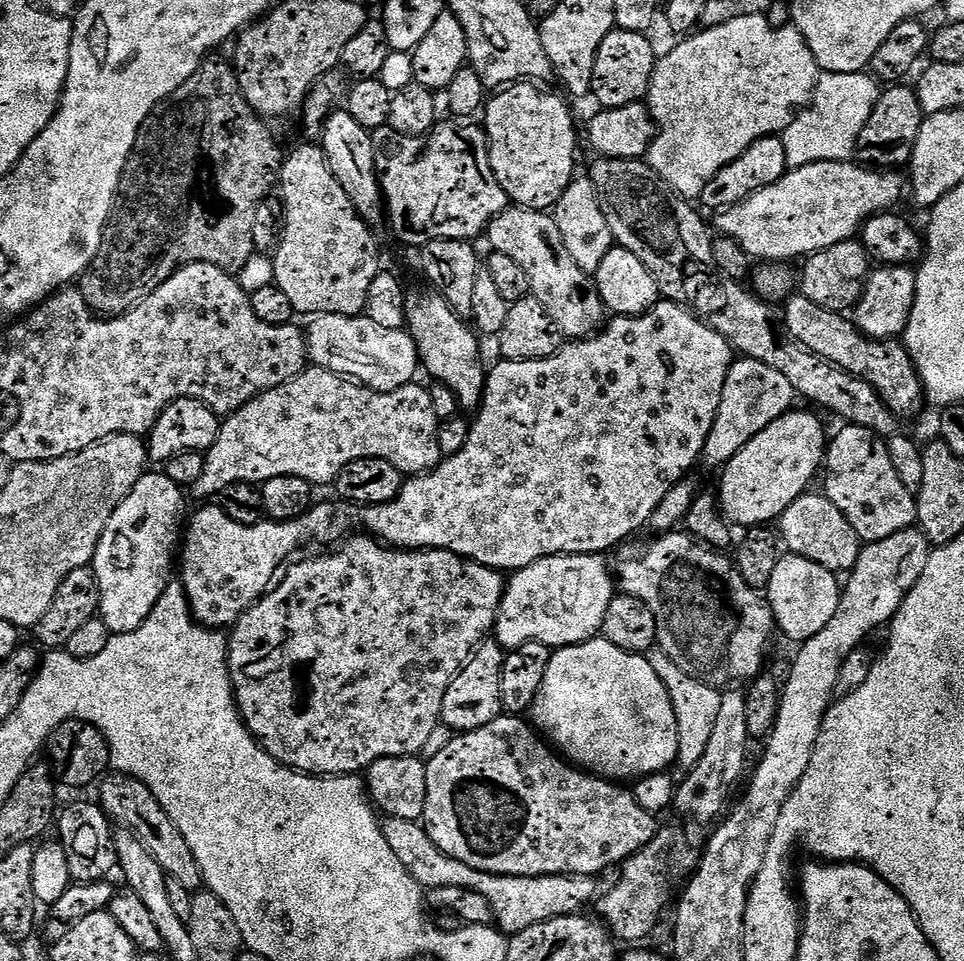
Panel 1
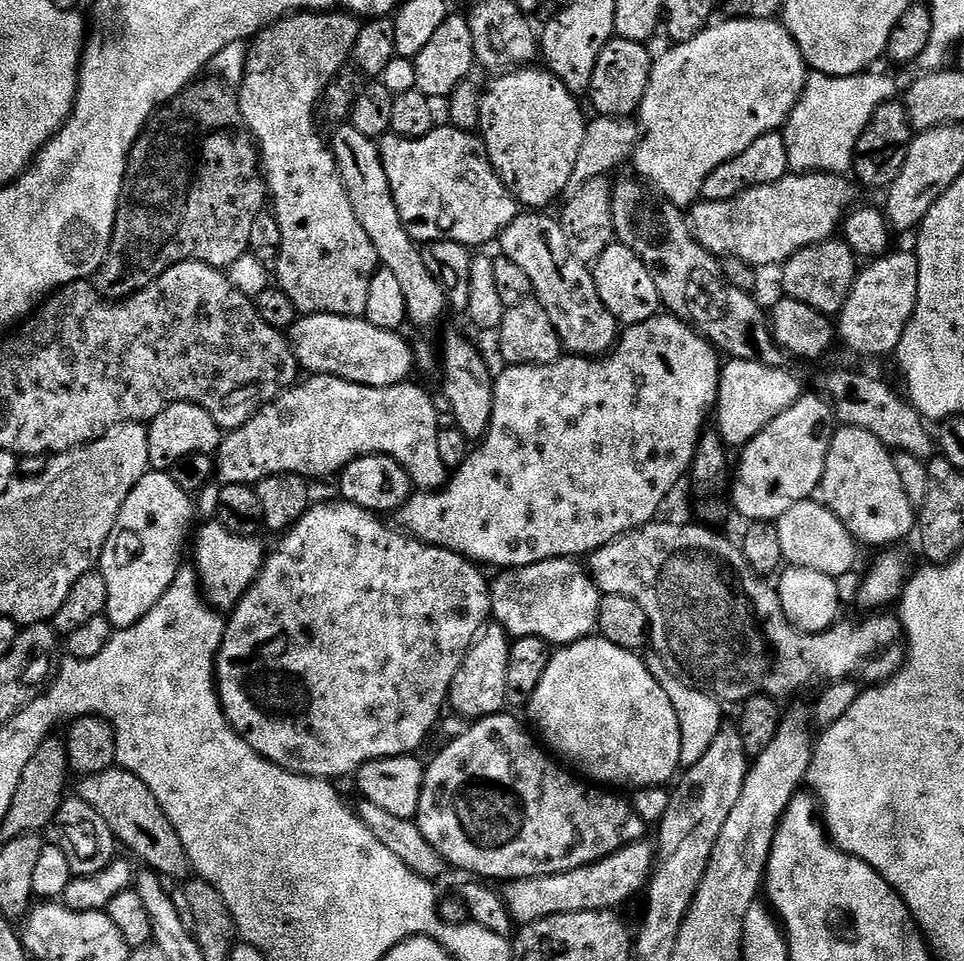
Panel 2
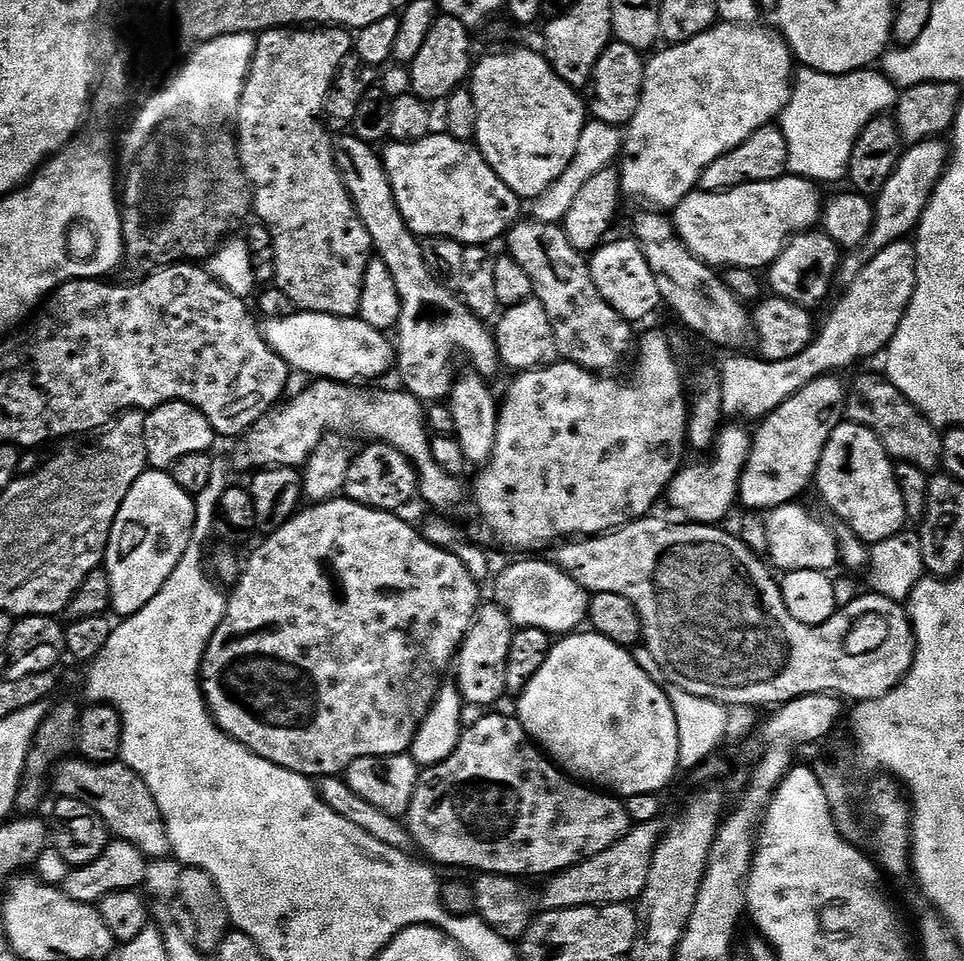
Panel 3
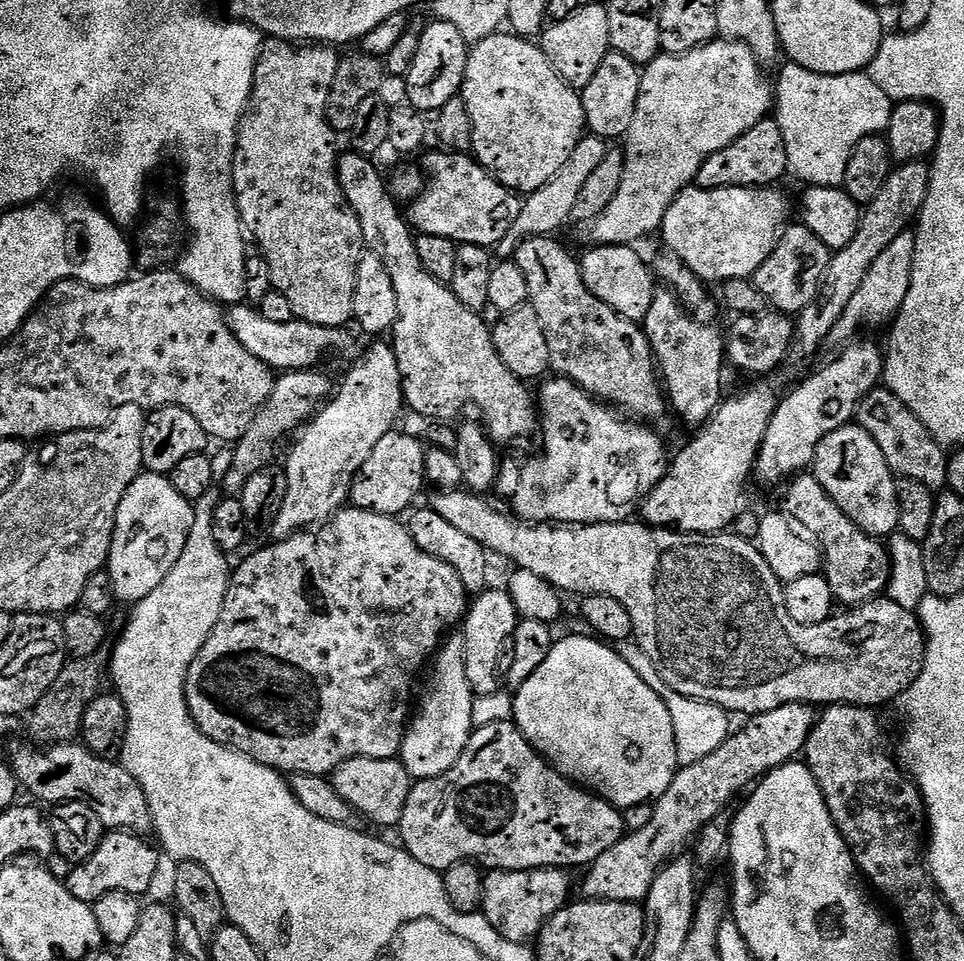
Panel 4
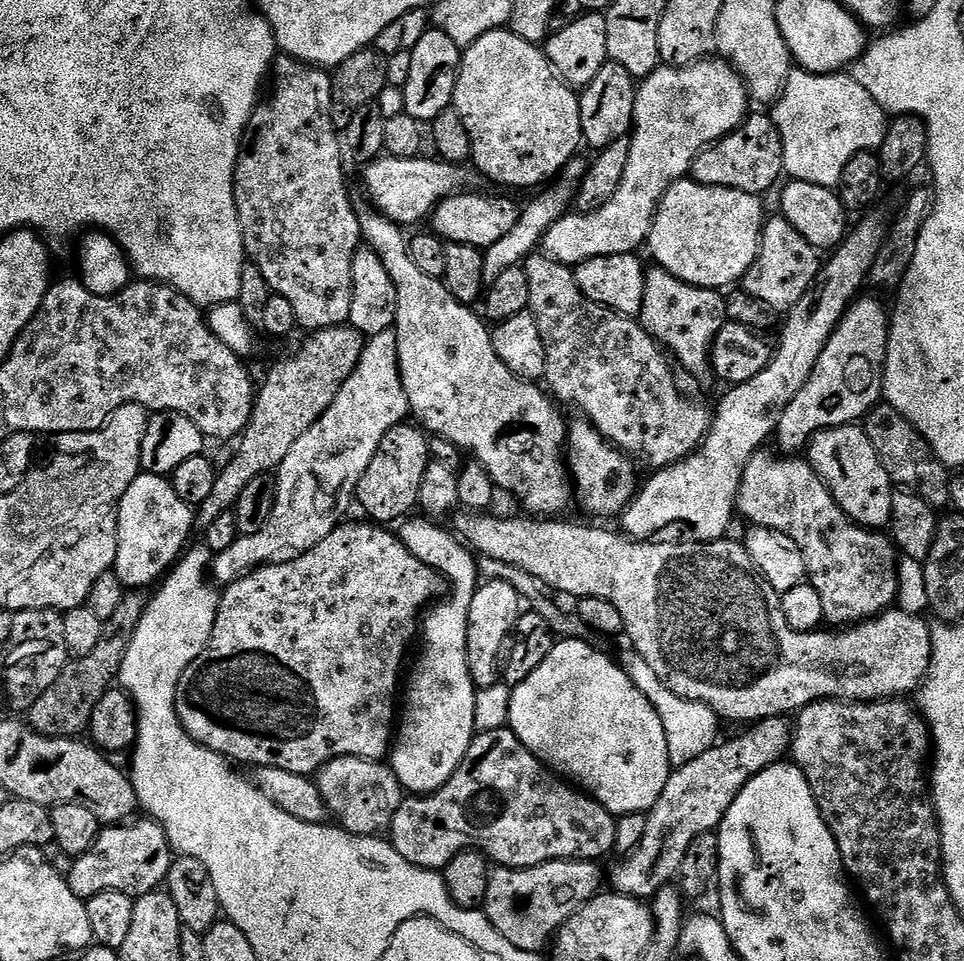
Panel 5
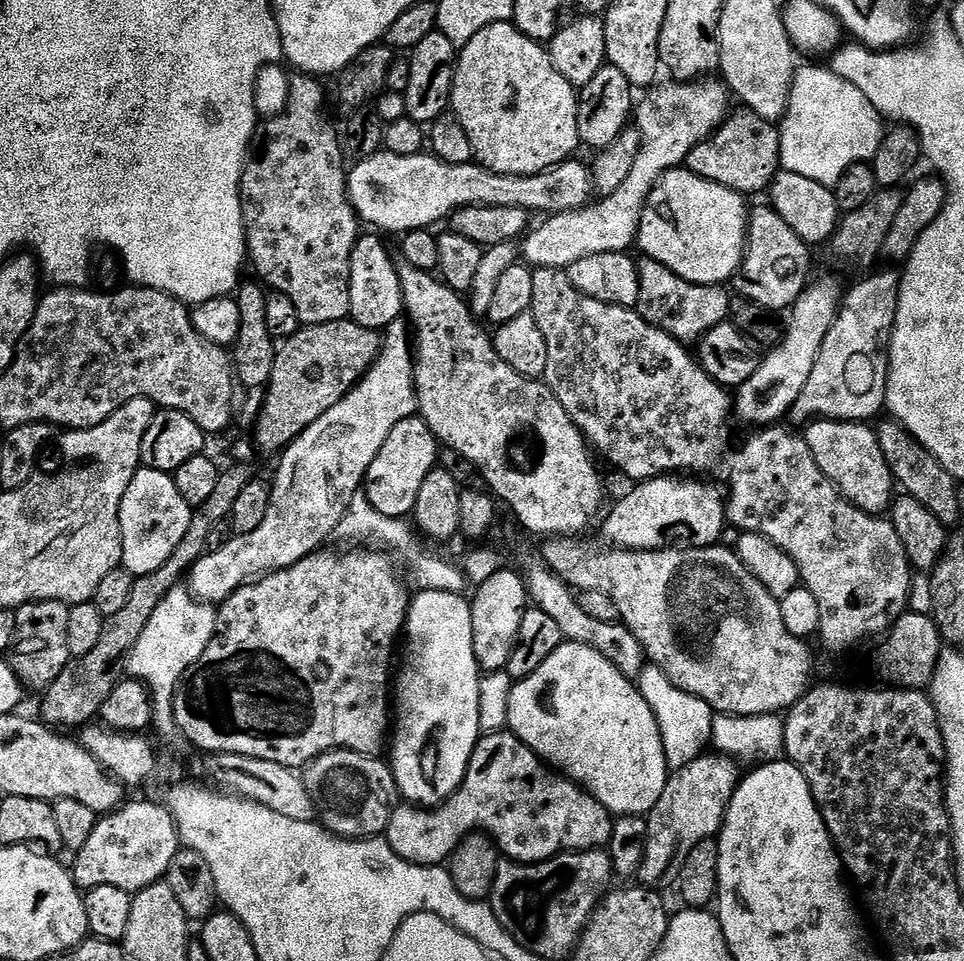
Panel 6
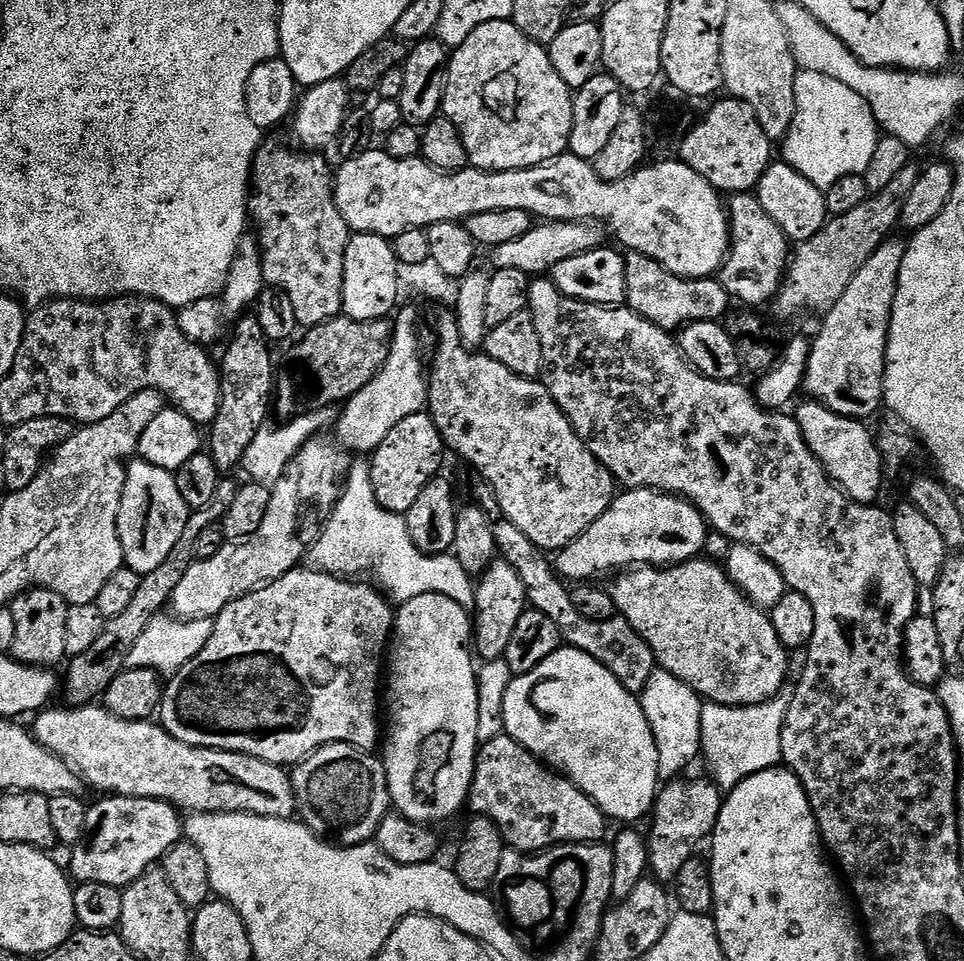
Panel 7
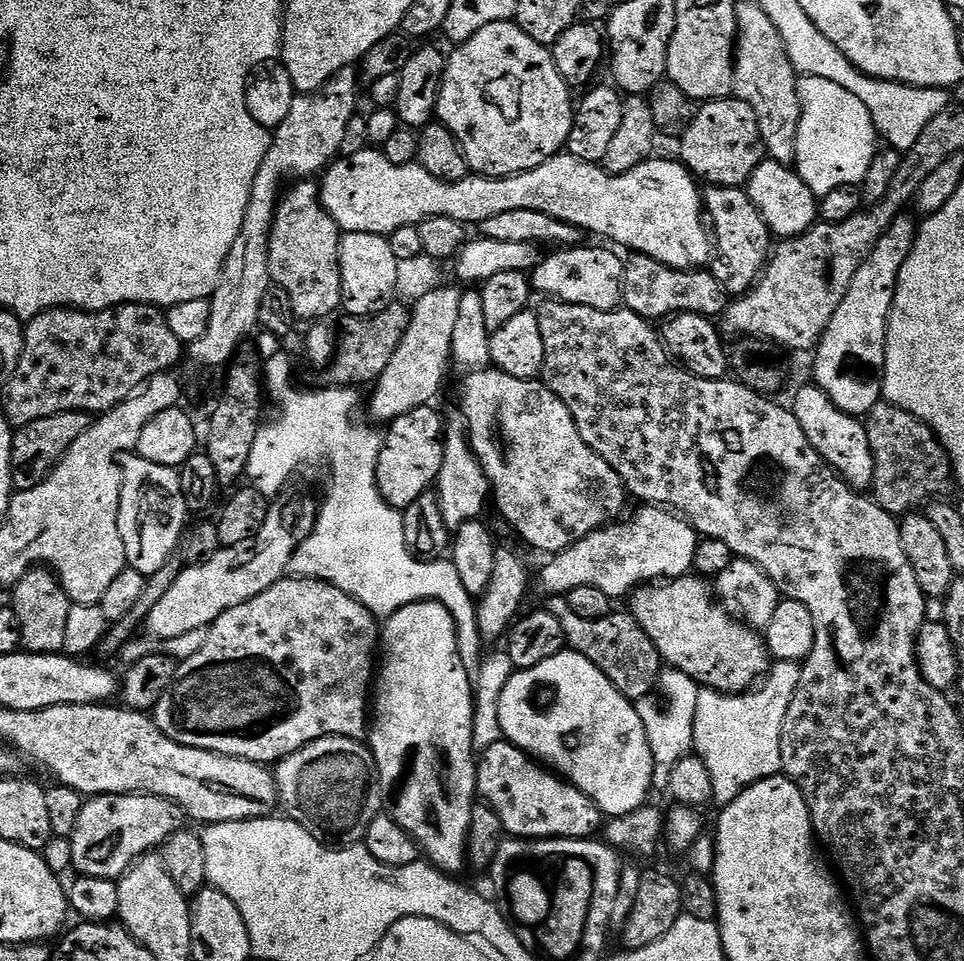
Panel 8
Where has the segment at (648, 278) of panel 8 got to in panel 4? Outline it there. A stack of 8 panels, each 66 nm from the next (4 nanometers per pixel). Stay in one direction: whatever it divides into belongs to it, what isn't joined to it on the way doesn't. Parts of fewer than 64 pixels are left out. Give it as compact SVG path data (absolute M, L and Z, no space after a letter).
M671 290L657 291L655 301L650 308L650 314L642 321L644 333L652 347L652 355L658 365L659 375L662 377L663 387L666 389L670 408L680 415L680 420L692 430L700 430L712 421L712 416L720 409L726 399L724 392L724 368L726 357L724 355L725 337L715 328L715 323L697 320L685 308L684 303L672 293Z

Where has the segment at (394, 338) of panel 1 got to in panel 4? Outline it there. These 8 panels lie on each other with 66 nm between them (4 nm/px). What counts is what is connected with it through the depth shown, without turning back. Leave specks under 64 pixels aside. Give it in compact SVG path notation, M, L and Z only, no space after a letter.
M247 303L238 304L227 309L228 325L232 333L254 354L254 358L261 360L273 370L312 370L323 356L331 352L344 352L351 346L352 340L347 336L344 328L327 328L314 326L304 320L291 320L290 322L266 322L255 307Z

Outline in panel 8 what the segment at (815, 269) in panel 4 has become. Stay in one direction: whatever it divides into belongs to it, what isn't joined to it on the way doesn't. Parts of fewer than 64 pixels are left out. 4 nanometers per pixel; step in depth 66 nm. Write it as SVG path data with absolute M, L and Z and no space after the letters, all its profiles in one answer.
M708 186L703 189L702 199L707 223L714 233L714 255L710 260L712 276L718 278L729 297L743 296L760 279L770 259L774 237L743 187Z

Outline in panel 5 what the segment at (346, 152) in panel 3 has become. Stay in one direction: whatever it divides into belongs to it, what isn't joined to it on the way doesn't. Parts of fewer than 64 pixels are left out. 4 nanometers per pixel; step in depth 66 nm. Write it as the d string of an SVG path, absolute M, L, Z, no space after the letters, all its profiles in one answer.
M365 208L360 212L363 243L382 258L382 266L386 266L386 274L390 274L396 287L394 331L409 413L417 416L415 419L424 431L433 437L445 436L450 443L473 452L476 455L473 457L492 475L492 483L497 489L501 493L513 492L524 503L528 511L525 513L536 518L563 517L564 511L574 504L574 485L566 463L566 420L560 417L553 397L539 383L518 378L510 366L498 358L498 350L494 350L492 341L492 328L482 319L481 313L458 302L443 280L430 278L430 274L423 272L422 266L414 262L409 233L404 233L407 231L401 225L375 208Z

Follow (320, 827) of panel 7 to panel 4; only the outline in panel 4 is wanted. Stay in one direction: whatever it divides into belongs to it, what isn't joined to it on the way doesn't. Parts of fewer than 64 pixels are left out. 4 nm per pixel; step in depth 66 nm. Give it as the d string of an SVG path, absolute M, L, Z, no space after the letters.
M359 756L348 760L337 768L330 777L332 784L350 802L350 806L360 813L365 821L377 824L380 828L395 829L402 818L402 810L406 810L406 798L413 786L413 778L406 766L399 759L379 760Z

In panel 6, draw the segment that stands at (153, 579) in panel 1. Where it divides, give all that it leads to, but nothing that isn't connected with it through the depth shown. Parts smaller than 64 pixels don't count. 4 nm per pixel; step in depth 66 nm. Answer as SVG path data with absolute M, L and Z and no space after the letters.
M141 467L134 474L120 507L120 537L122 538L122 567L133 576L150 574L174 554L178 542L190 527L194 509L178 494L175 479L169 473Z

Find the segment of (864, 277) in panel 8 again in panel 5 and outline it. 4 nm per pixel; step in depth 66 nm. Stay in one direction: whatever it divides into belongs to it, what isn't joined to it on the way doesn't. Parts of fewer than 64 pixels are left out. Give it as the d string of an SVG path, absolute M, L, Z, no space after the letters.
M867 294L861 295L848 305L840 325L832 332L832 337L826 342L806 386L794 394L794 402L786 406L782 418L776 427L775 443L780 443L785 453L796 454L807 449L808 443L817 432L827 428L843 428L863 421L871 408L881 403L884 394L884 367L888 357L888 329L890 327L890 312L880 300L875 300Z

